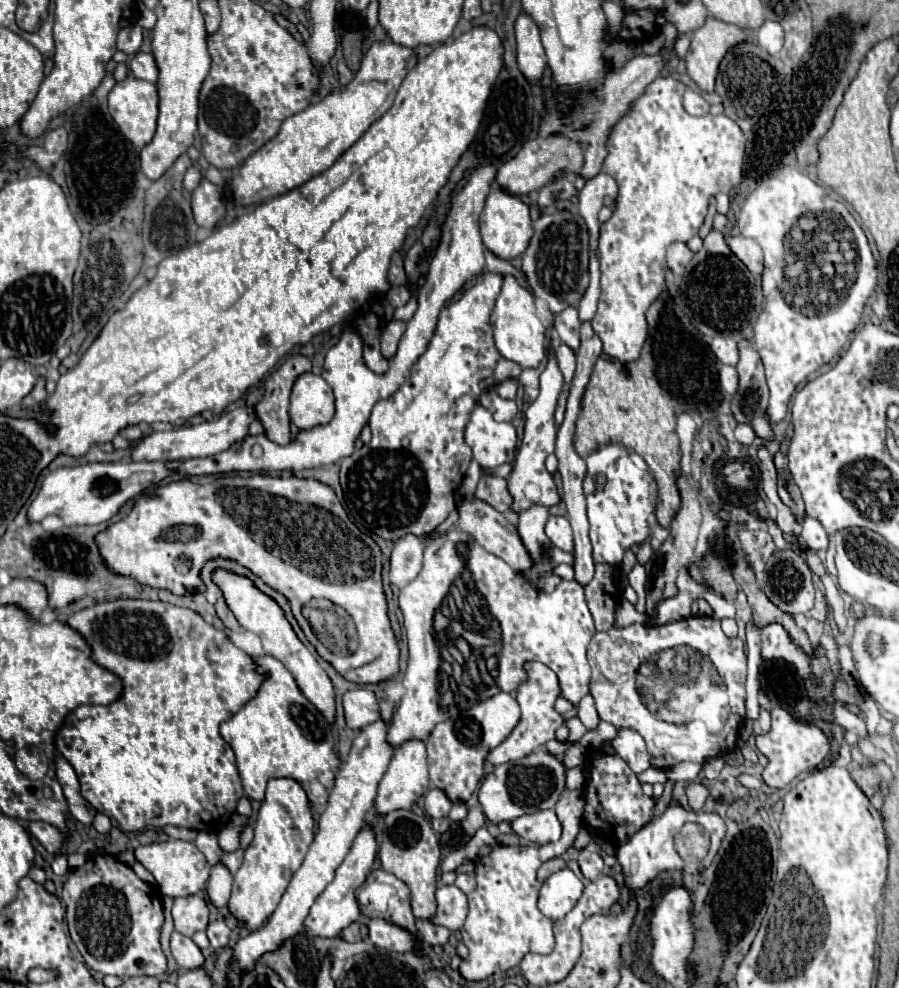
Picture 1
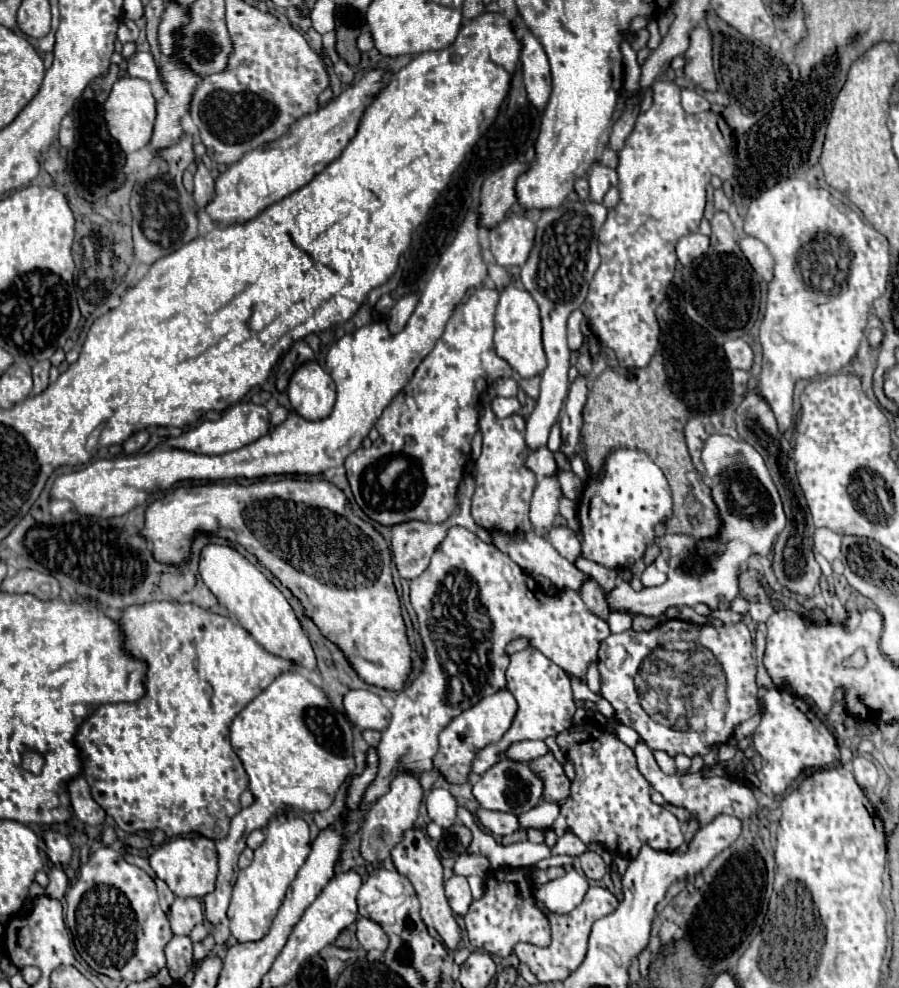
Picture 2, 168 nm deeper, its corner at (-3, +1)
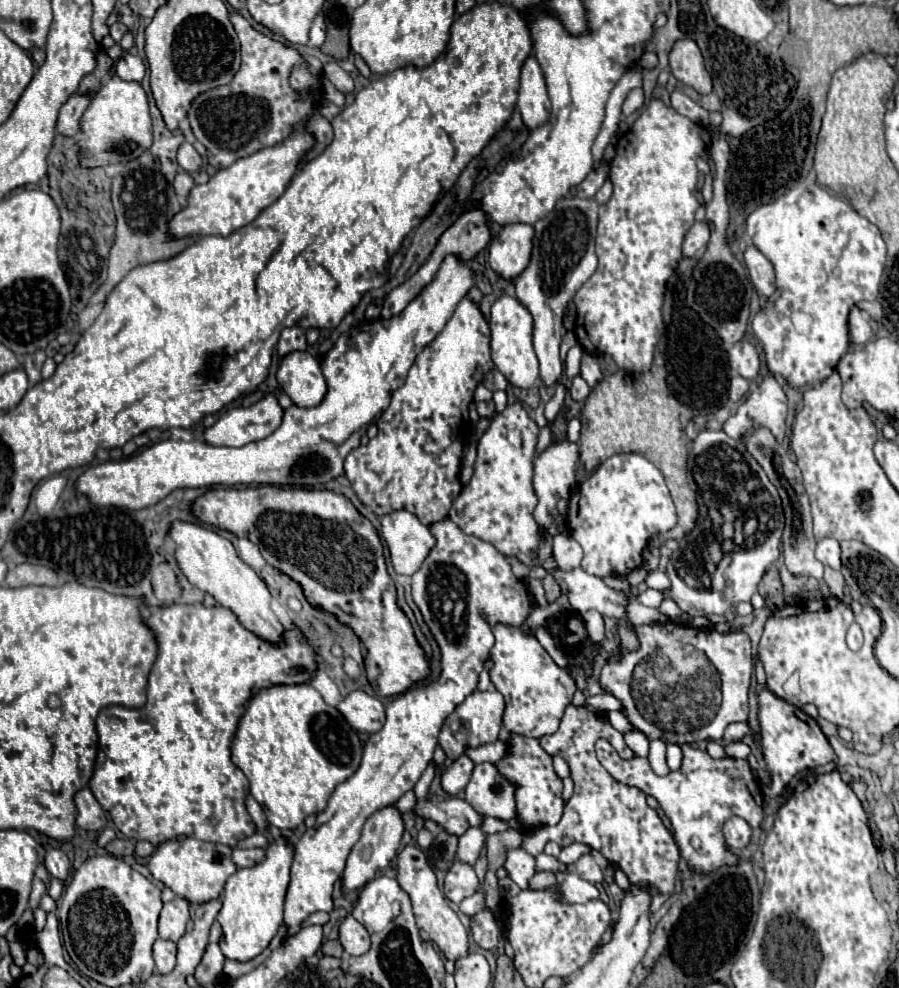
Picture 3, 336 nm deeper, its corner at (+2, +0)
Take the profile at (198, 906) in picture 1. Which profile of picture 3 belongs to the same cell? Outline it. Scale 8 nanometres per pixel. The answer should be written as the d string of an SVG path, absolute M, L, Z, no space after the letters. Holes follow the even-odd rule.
M175 898L163 904L159 914L159 936L171 942L177 942L185 934L185 926L189 920L189 902L183 898Z

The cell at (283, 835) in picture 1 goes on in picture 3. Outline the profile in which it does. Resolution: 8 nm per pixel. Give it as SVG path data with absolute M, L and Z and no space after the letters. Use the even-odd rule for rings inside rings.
M277 838L267 846L267 858L247 870L237 870L223 890L223 906L217 914L217 922L223 928L219 946L225 958L237 962L249 962L259 956L279 926L283 924L283 900L289 886L289 870L293 862L293 846L285 838Z

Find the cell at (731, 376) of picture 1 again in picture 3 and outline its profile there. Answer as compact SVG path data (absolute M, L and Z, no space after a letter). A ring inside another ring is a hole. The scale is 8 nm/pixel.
M733 376L731 388L729 388L729 398L733 402L739 402L747 394L747 390L749 390L749 382L745 378L741 378L741 376Z

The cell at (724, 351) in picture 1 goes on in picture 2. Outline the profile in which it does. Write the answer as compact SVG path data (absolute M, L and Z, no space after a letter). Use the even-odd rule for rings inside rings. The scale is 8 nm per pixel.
M728 339L724 345L722 345L726 357L728 357L728 363L732 369L744 369L748 371L752 367L752 349L750 345L744 341L744 339Z

